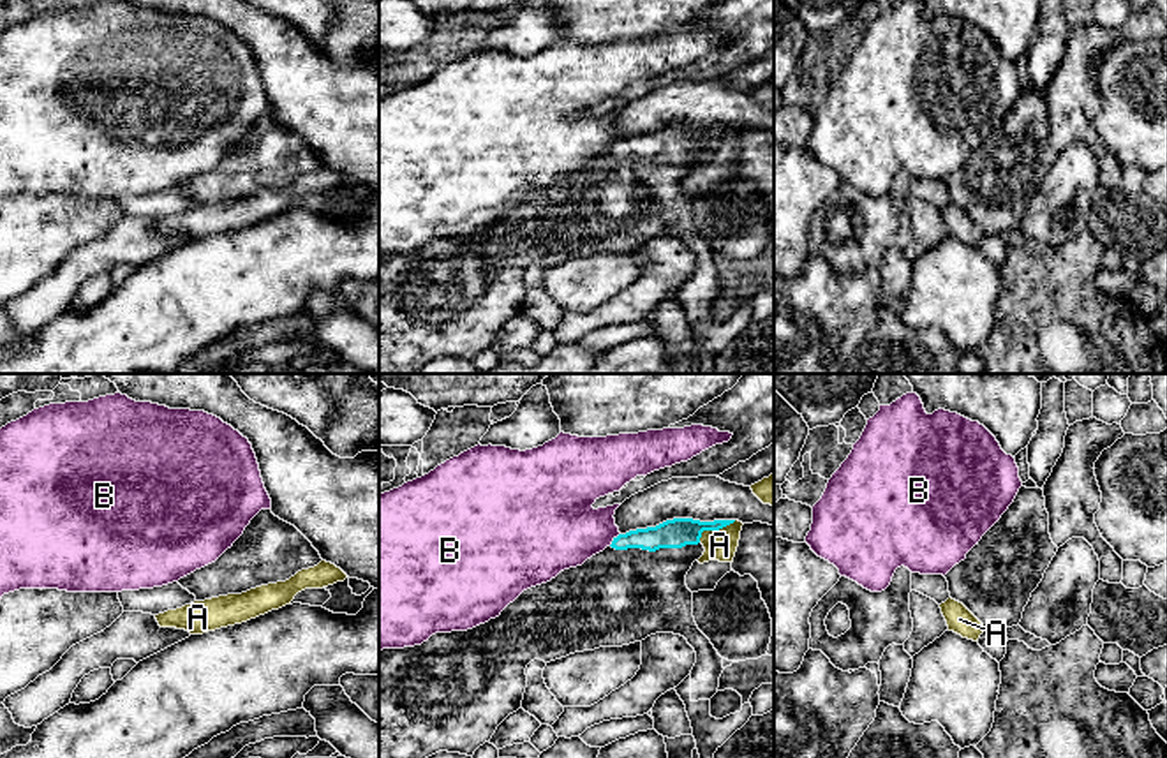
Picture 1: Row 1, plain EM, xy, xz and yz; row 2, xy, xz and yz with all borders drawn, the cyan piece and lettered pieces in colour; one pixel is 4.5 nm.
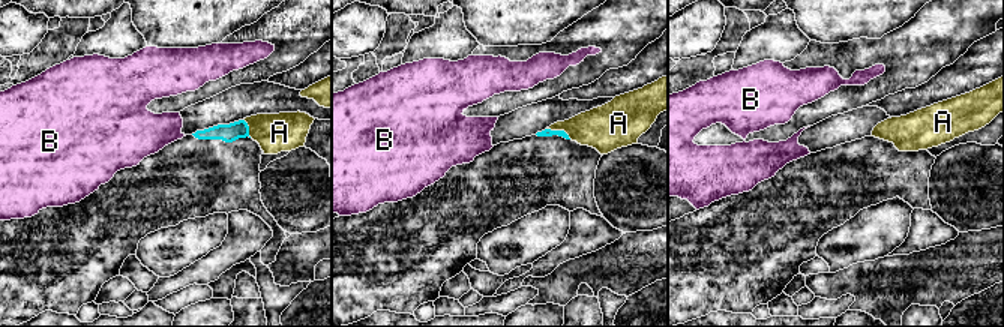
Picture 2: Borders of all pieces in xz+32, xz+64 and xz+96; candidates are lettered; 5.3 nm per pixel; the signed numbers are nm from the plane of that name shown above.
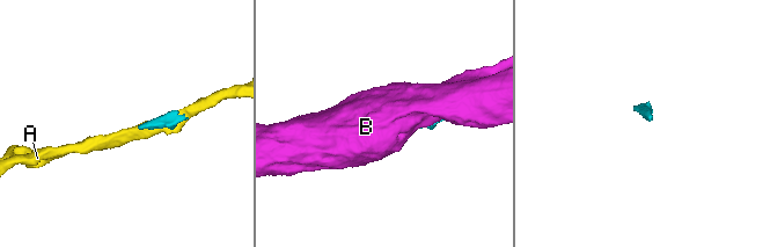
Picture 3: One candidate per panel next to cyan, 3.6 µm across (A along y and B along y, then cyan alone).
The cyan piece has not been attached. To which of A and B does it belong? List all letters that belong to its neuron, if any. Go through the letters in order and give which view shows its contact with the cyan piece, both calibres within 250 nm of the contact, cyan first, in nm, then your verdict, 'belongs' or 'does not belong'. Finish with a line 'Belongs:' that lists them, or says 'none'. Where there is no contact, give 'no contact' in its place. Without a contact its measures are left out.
A: xz | 140/140 nm | does not belong
B: xz | 130/360 nm | does not belong
Belongs: none

